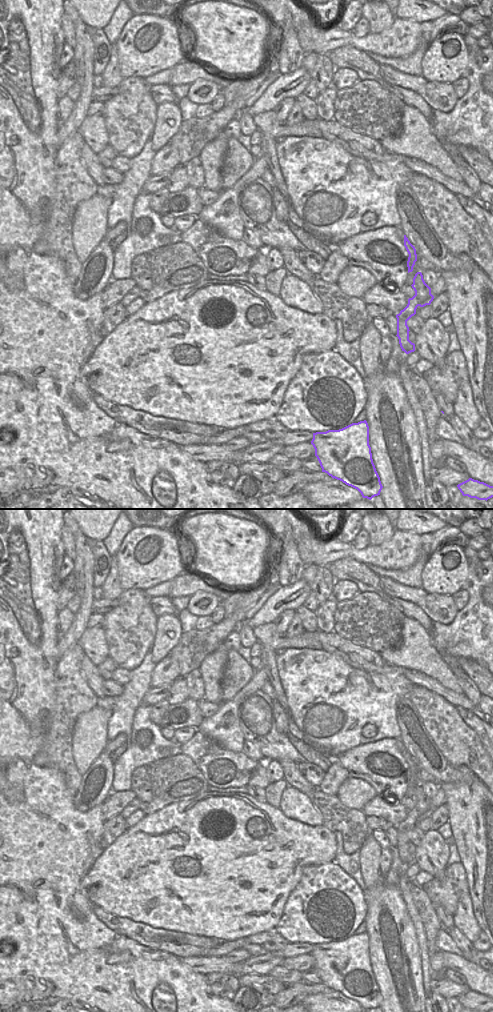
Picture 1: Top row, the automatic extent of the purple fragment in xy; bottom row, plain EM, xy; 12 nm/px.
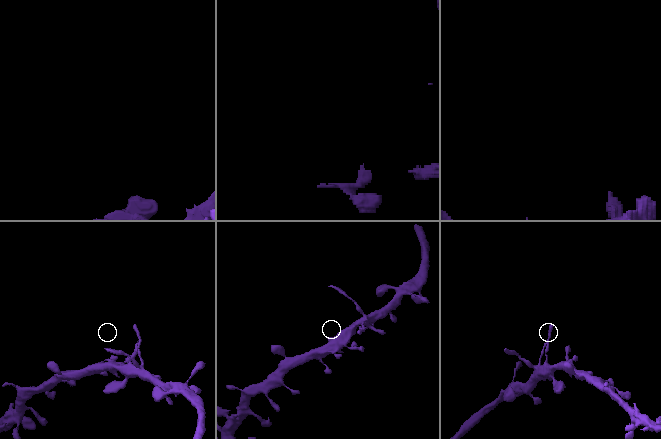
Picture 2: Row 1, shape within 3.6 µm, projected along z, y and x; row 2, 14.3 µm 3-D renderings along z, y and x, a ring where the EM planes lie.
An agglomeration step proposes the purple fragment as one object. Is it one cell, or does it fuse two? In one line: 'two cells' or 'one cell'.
two cells

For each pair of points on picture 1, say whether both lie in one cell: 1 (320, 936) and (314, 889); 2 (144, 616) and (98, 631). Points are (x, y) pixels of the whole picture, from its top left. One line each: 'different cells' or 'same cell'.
1: same cell
2: different cells

